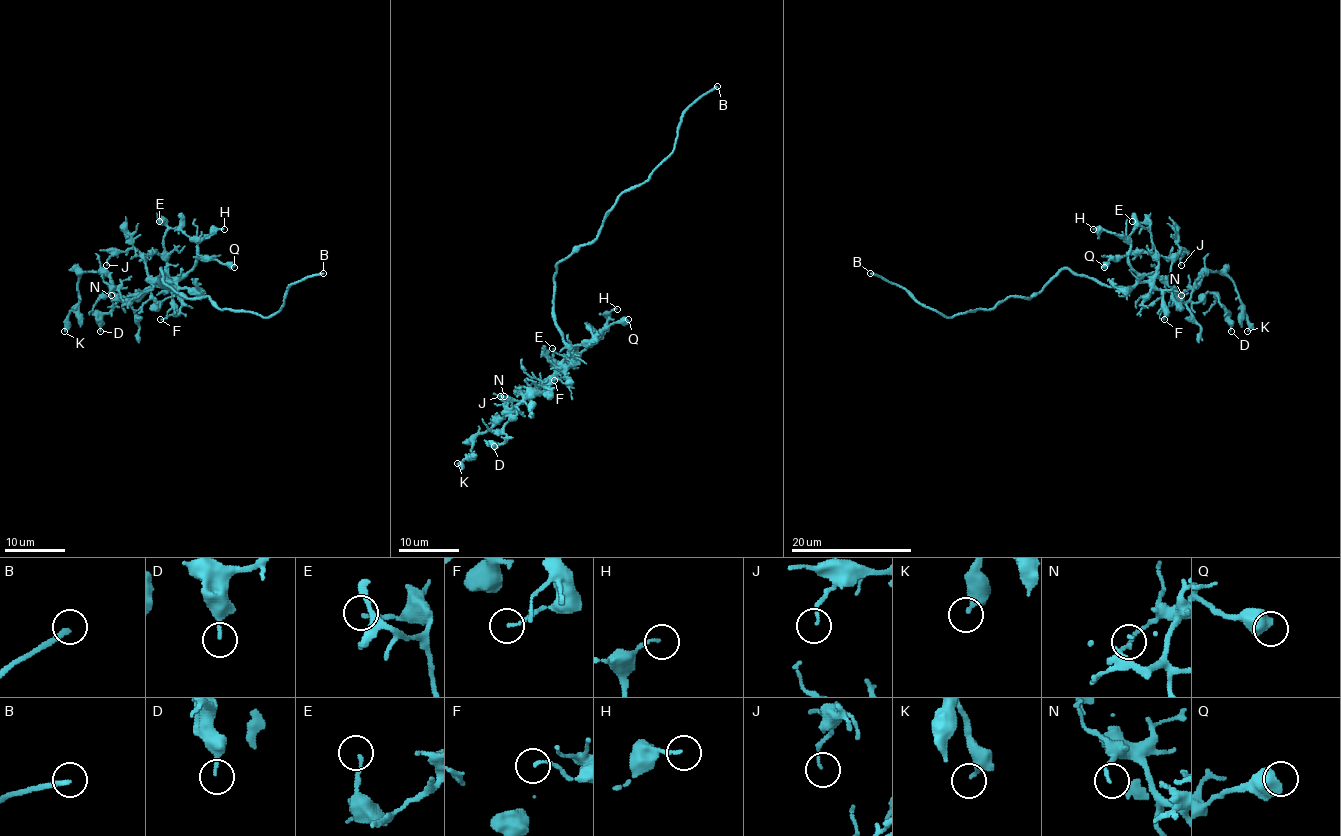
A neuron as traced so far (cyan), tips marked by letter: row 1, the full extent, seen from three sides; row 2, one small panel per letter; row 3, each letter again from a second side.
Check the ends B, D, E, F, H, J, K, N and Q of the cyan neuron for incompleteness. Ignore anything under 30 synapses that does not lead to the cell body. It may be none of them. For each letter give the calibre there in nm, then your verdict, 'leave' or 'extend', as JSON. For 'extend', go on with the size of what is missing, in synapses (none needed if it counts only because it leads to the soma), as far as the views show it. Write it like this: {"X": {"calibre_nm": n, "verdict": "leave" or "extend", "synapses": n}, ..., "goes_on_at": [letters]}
{"B": {"calibre_nm": 220, "verdict": "extend"}, "D": {"calibre_nm": 160, "verdict": "leave"}, "E": {"calibre_nm": 140, "verdict": "leave"}, "F": {"calibre_nm": 120, "verdict": "leave"}, "H": {"calibre_nm": 140, "verdict": "leave"}, "J": {"calibre_nm": 100, "verdict": "leave"}, "K": {"calibre_nm": 320, "verdict": "leave"}, "N": {"calibre_nm": 120, "verdict": "leave"}, "Q": {"calibre_nm": 700, "verdict": "leave"}, "goes_on_at": ["B"]}

